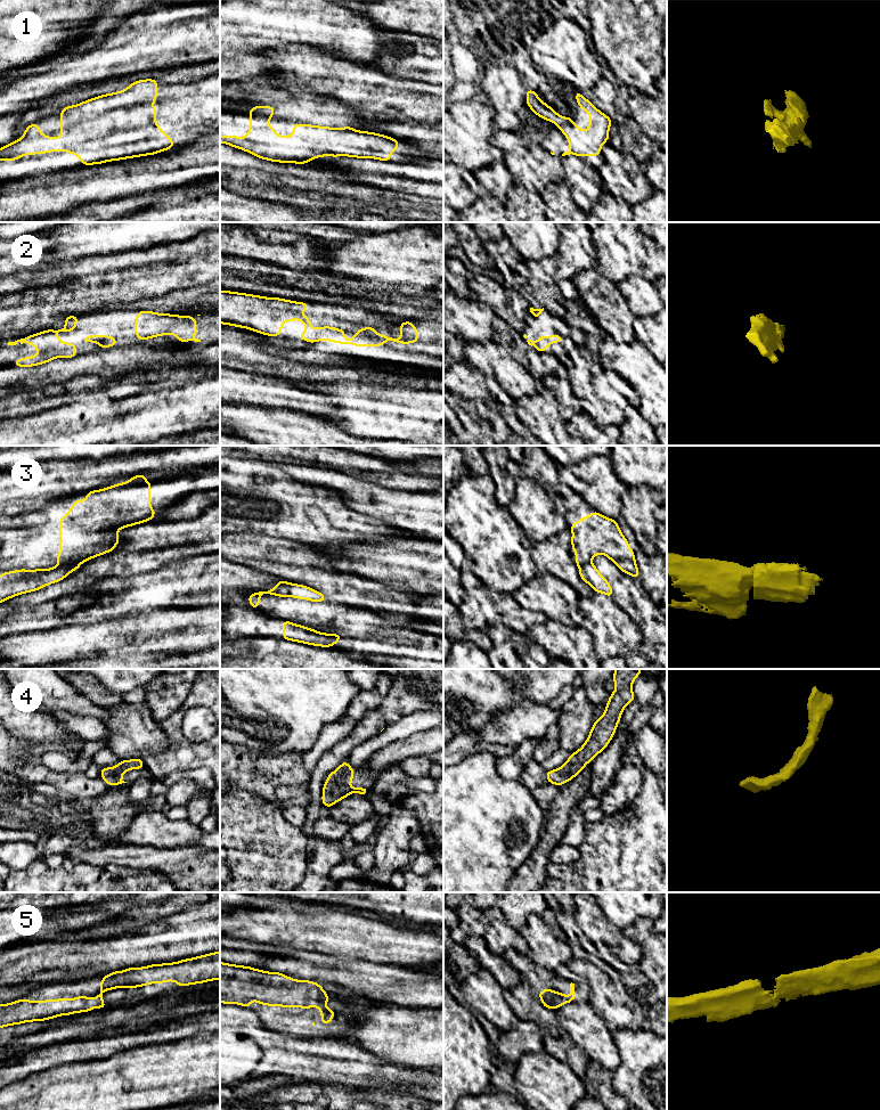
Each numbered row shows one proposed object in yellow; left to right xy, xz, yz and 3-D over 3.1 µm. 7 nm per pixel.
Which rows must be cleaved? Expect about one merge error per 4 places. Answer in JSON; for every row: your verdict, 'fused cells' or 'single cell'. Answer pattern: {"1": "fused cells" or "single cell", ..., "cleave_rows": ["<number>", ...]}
{"1": "single cell", "2": "single cell", "3": "fused cells", "4": "single cell", "5": "single cell", "cleave_rows": ["3"]}

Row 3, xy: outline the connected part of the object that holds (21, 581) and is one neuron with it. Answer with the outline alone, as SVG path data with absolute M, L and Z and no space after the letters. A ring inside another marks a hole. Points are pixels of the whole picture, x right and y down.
M73 562L50 569L21 569L0 574L0 603L17 595L39 590L48 585L65 579L78 570L83 562Z

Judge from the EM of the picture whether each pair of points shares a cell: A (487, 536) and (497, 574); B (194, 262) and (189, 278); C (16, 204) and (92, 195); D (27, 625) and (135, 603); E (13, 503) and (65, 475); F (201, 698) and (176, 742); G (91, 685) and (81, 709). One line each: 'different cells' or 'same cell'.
A: same cell
B: different cells
C: same cell
D: different cells
E: same cell
F: same cell
G: different cells

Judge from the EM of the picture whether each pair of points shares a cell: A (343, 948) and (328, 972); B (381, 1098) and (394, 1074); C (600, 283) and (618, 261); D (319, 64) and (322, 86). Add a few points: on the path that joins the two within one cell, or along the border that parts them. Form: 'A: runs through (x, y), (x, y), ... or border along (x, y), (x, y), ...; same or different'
A: border along (311, 951), (333, 954), (344, 960), (364, 961); different
B: border along (358, 1088), (407, 1090), (410, 1093); different
C: border along (602, 272), (616, 284); different
D: runs through (319, 70), (322, 80); same

